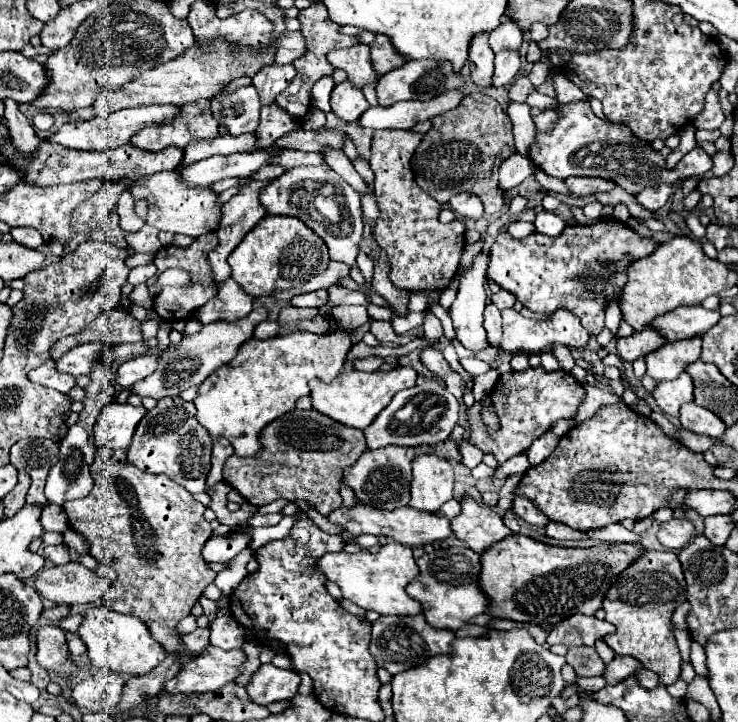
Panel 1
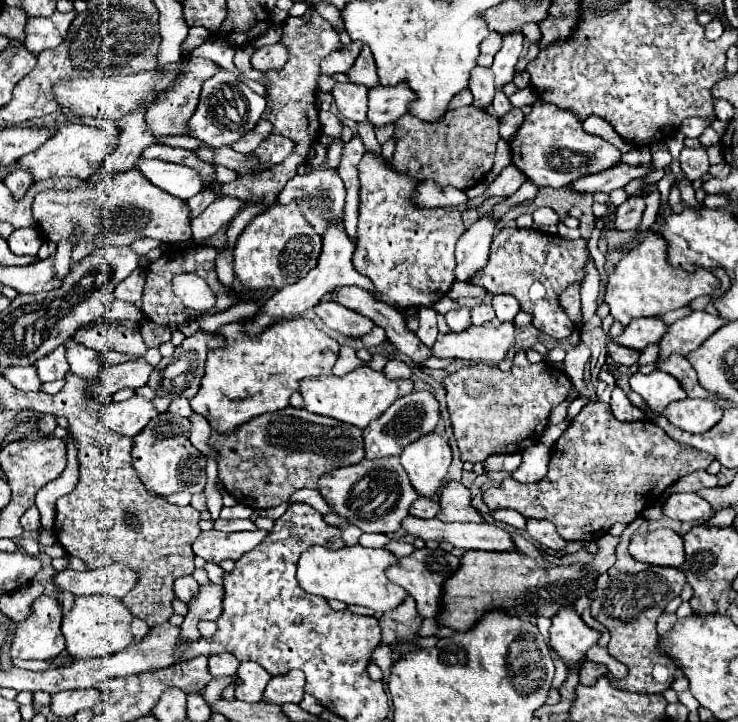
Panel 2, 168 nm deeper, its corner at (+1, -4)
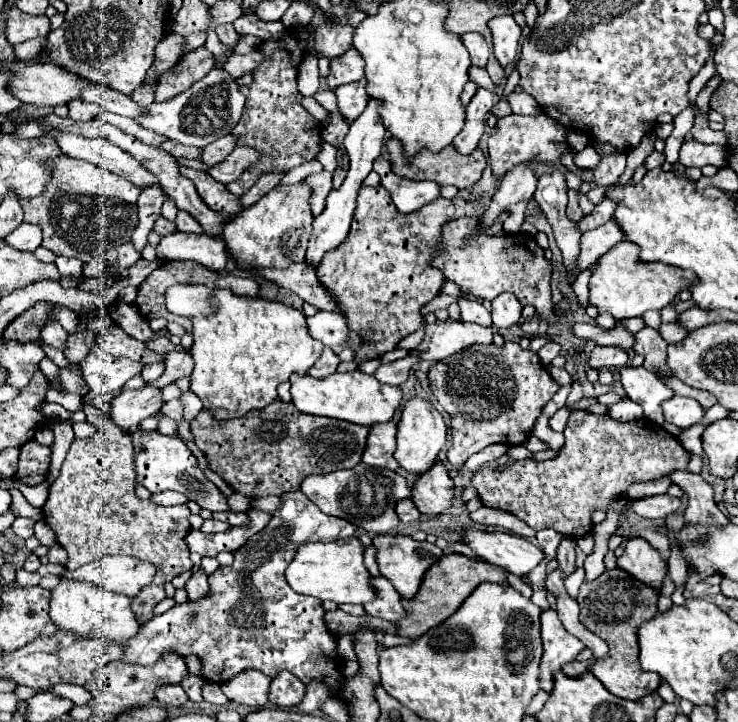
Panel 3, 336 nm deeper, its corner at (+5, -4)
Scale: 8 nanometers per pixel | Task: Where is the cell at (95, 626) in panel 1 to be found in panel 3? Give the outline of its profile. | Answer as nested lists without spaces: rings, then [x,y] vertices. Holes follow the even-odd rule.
[[[60,577],[60,583],[50,593],[50,617],[58,625],[58,629],[70,631],[80,637],[106,637],[110,641],[126,641],[140,629],[130,609],[132,599],[122,593],[110,593],[100,585],[90,585],[88,581],[74,581],[66,577]]]

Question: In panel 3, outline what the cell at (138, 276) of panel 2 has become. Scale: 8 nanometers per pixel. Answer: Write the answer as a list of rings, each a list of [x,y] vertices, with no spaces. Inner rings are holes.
[[[116,301],[116,303],[110,307],[110,317],[112,317],[130,337],[134,337],[134,339],[138,339],[138,341],[144,341],[144,343],[165,336],[166,334],[165,329],[157,332],[150,331],[148,323],[140,317],[138,309],[126,305],[124,301]]]

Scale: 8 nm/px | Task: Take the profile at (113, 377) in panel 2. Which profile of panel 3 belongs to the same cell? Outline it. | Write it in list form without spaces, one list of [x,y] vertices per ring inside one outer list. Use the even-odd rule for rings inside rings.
[[[94,345],[88,357],[80,363],[80,371],[89,387],[89,392],[81,399],[84,405],[98,395],[120,391],[130,377],[142,371],[142,365],[130,359],[108,355],[104,349]]]

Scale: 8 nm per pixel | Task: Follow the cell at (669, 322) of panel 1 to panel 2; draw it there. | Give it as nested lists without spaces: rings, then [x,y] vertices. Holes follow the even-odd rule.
[[[642,317],[642,319],[634,319],[630,325],[626,325],[624,333],[614,341],[624,345],[624,347],[632,347],[632,349],[642,351],[648,345],[660,343],[666,329],[668,329],[668,325],[662,319],[658,319],[658,317]]]

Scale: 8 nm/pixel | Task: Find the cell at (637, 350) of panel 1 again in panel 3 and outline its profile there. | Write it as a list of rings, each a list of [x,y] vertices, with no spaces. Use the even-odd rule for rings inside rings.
[[[614,345],[594,347],[588,359],[588,365],[592,369],[612,369],[612,367],[620,369],[626,363],[628,363],[628,355],[622,349],[614,349]]]

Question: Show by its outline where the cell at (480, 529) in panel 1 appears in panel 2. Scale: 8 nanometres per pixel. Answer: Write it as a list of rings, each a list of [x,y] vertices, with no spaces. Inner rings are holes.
[[[448,481],[440,491],[440,505],[442,505],[442,511],[438,513],[438,519],[444,523],[448,521],[482,523],[484,521],[480,511],[472,505],[470,491],[462,483]]]

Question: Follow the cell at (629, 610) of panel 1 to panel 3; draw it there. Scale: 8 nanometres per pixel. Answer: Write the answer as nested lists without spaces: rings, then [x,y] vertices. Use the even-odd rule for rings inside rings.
[[[612,569],[602,573],[598,579],[580,585],[580,593],[576,597],[580,605],[580,623],[596,633],[608,645],[608,655],[596,659],[590,665],[590,671],[602,681],[602,685],[616,697],[640,701],[642,697],[654,693],[662,683],[658,673],[646,673],[638,661],[638,637],[636,631],[644,621],[650,621],[656,613],[656,599],[658,591],[630,579],[622,569]]]

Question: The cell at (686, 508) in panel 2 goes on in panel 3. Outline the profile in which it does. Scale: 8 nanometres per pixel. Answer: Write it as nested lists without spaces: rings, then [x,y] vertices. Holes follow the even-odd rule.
[[[650,495],[642,499],[634,499],[630,511],[644,517],[644,519],[666,519],[670,513],[680,509],[680,499],[670,495]]]

